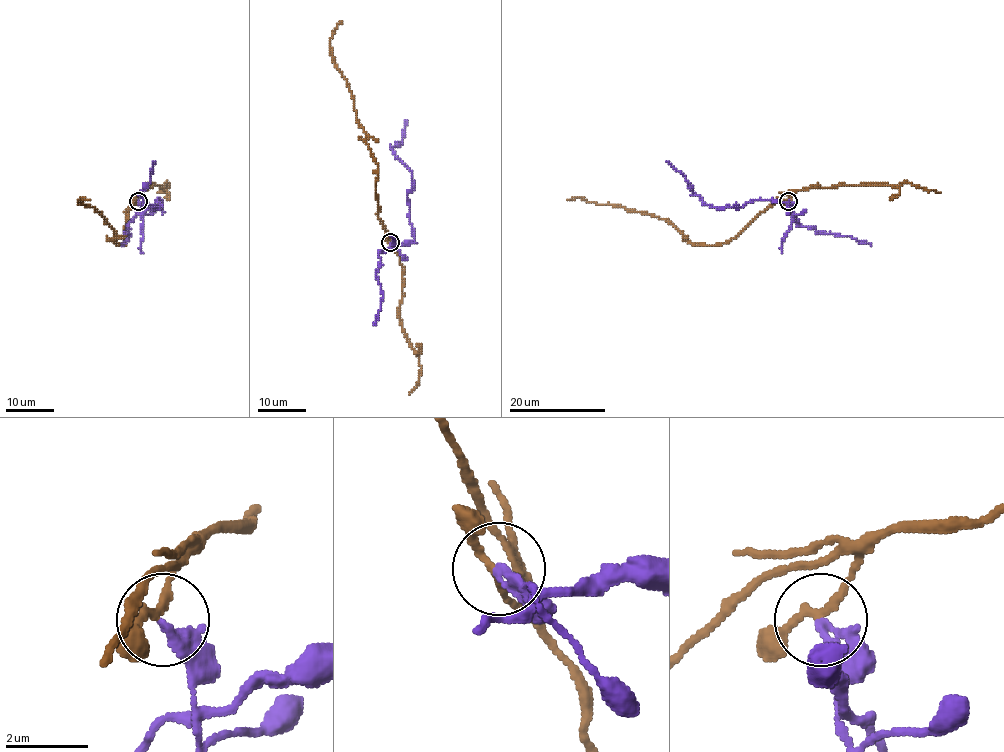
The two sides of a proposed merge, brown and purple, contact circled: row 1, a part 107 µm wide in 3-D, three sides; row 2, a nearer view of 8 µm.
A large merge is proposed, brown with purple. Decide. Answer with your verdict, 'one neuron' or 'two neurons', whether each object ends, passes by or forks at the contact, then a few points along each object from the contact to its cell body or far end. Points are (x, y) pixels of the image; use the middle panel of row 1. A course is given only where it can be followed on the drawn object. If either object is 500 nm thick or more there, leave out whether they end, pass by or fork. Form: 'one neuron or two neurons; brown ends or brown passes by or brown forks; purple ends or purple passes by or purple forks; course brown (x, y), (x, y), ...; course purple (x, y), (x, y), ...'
two neurons; brown passes by; purple ends; course brown (389, 242), (379, 216), (379, 164), (356, 117), (353, 96), (332, 56), (333, 31), (342, 22); course purple (389, 242), (409, 243), (413, 240), (407, 193), (412, 188), (411, 171), (392, 149), (401, 141), (406, 121)

